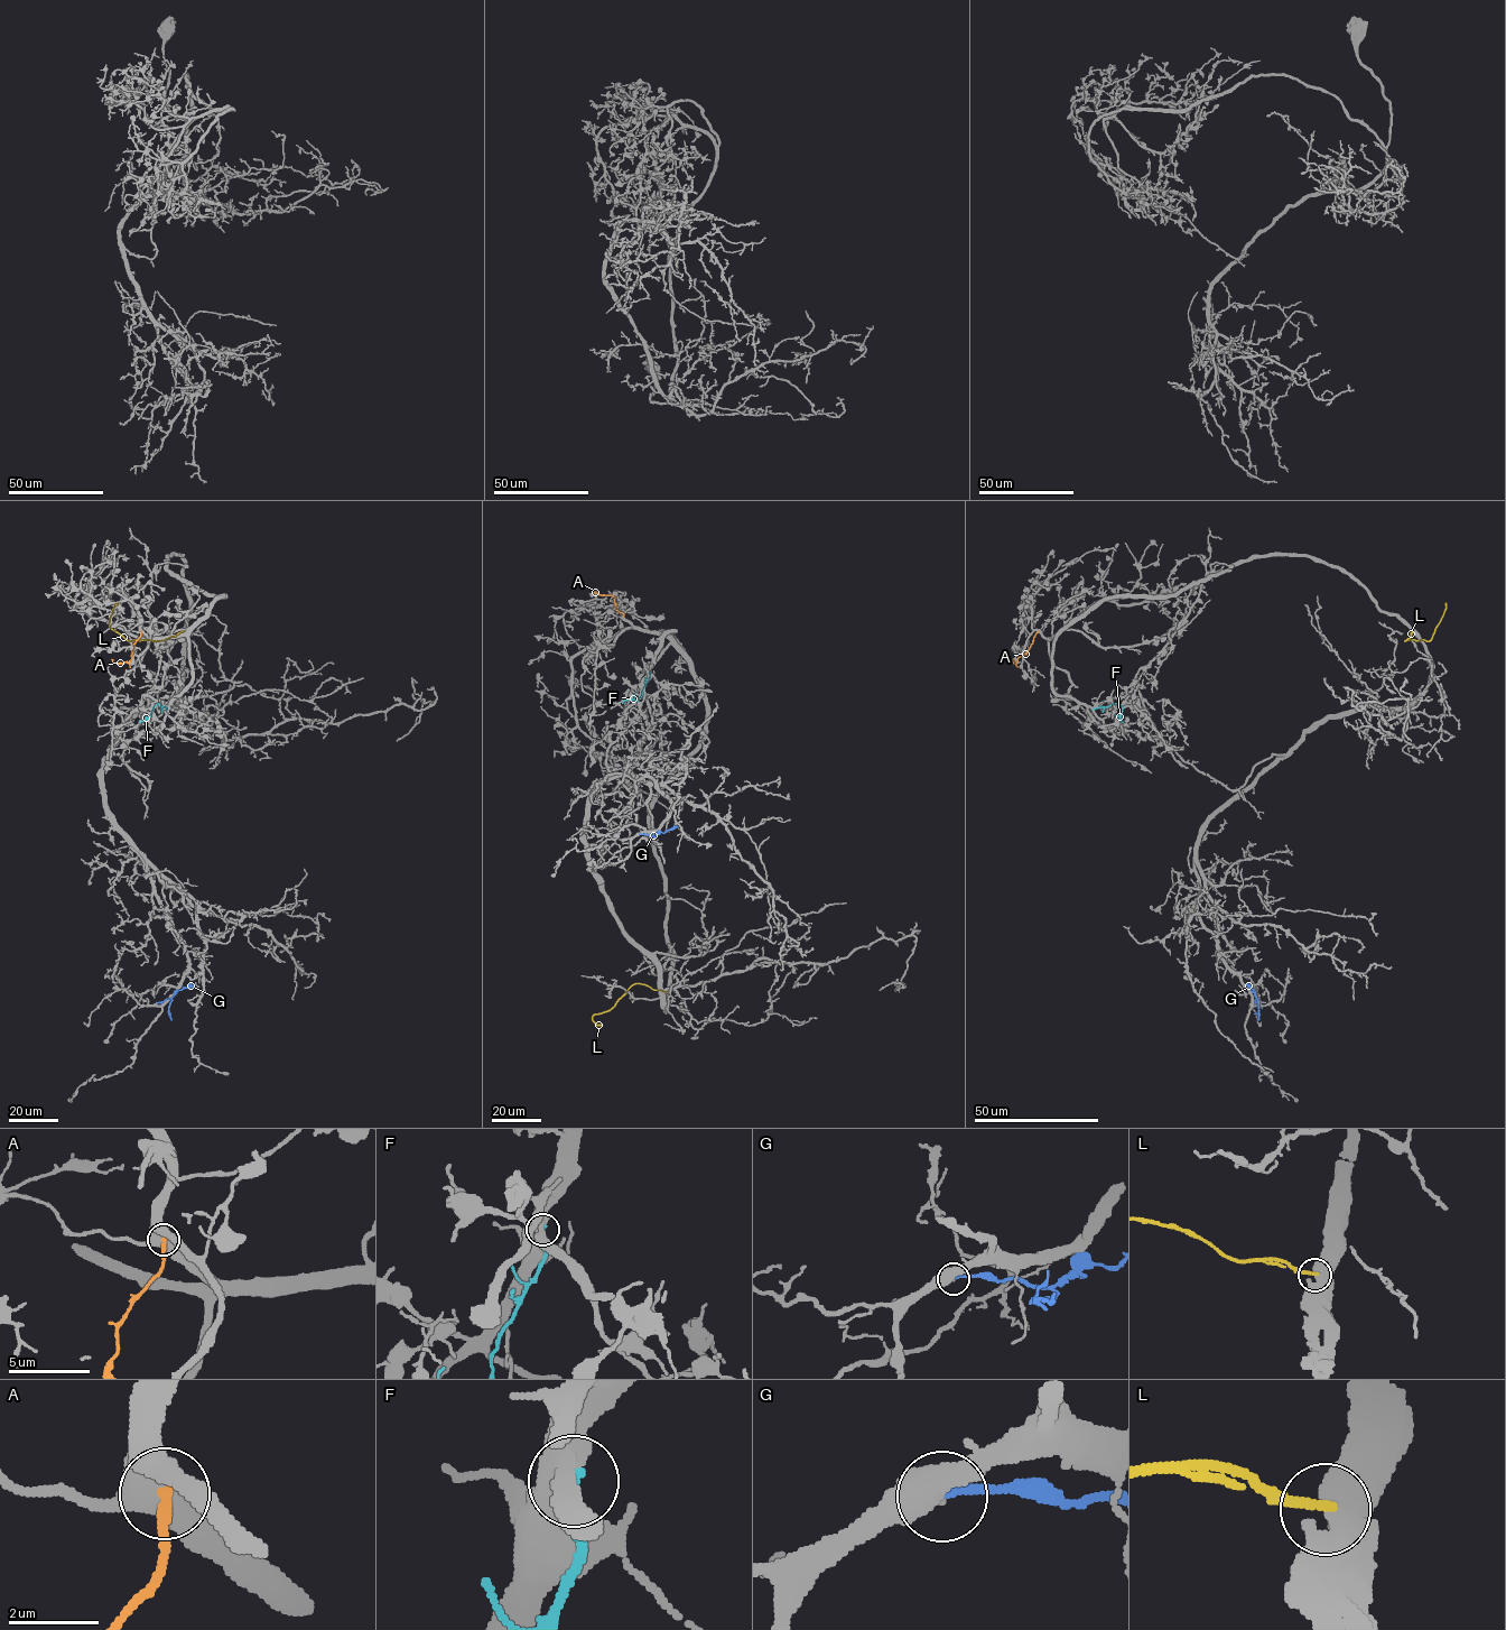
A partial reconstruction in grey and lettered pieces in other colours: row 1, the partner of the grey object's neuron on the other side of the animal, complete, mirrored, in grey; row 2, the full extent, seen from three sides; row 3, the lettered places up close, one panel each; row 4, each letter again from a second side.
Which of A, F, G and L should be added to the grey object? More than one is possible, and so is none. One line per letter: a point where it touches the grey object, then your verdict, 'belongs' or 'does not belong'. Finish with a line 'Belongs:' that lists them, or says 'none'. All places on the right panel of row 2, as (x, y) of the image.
A: meets grey at (1038, 631); does not belong
F: meets grey at (1093, 709); does not belong
G: meets grey at (1255, 1002); does not belong
L: meets grey at (1413, 630); does not belong
Belongs: none

